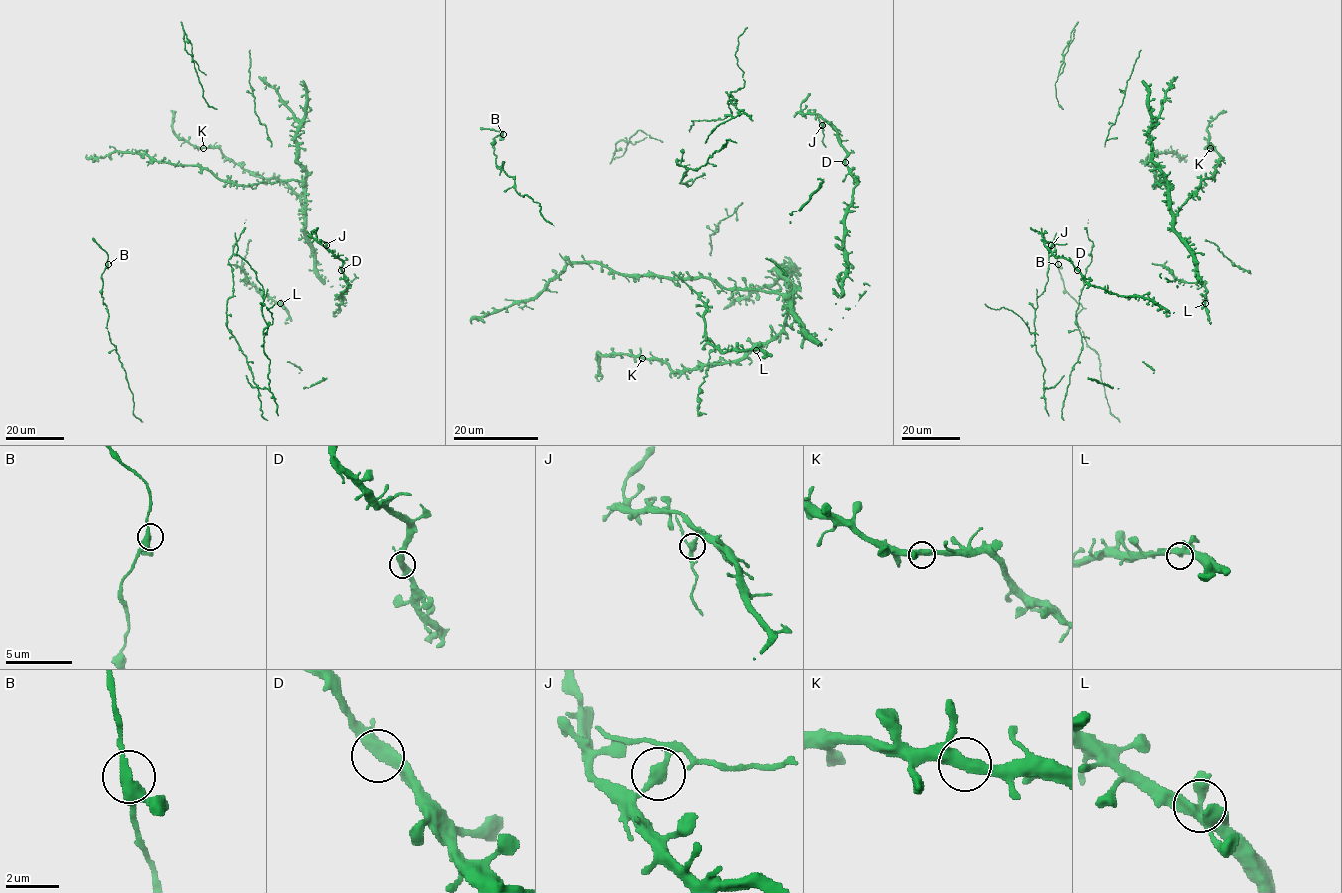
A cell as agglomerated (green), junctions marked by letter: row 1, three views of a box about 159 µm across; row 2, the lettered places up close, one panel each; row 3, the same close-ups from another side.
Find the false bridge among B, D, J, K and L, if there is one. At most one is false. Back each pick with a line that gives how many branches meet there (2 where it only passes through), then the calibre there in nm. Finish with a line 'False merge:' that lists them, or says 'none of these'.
J: 3 | 320 nm
False merge: J

